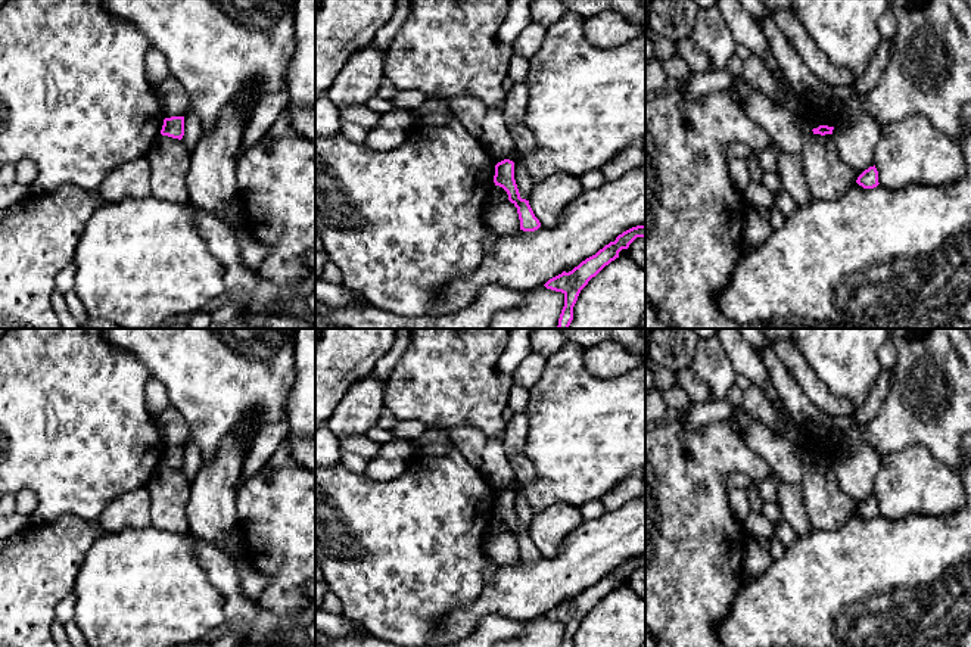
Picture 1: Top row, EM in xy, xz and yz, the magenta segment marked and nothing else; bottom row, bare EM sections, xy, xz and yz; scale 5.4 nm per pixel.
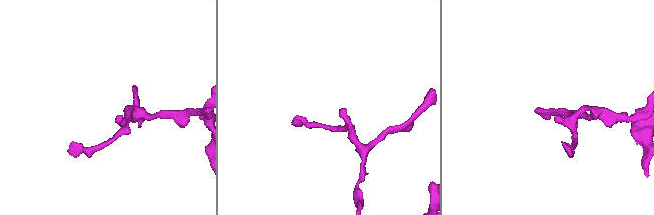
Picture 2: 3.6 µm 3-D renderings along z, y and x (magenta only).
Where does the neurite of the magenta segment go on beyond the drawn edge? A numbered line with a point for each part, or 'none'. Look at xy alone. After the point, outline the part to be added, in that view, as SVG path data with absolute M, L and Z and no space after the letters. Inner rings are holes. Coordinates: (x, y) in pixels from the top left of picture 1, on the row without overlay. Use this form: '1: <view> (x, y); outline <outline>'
none

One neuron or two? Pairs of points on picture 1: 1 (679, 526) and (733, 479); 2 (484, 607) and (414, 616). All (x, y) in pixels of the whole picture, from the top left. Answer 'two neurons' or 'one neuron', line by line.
1: two neurons
2: two neurons

